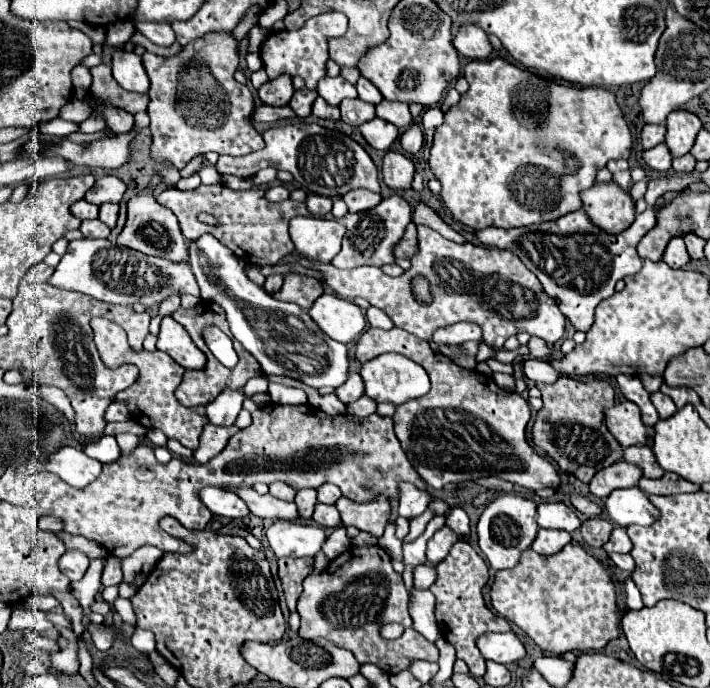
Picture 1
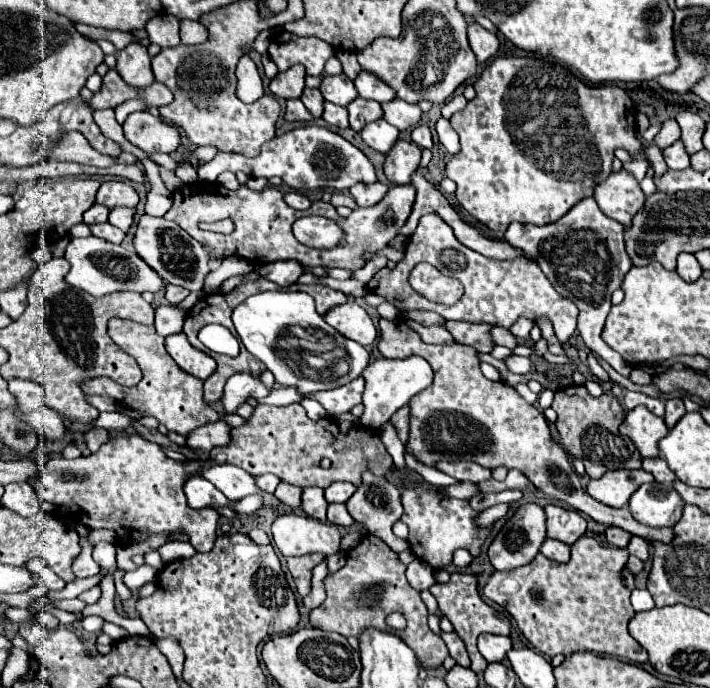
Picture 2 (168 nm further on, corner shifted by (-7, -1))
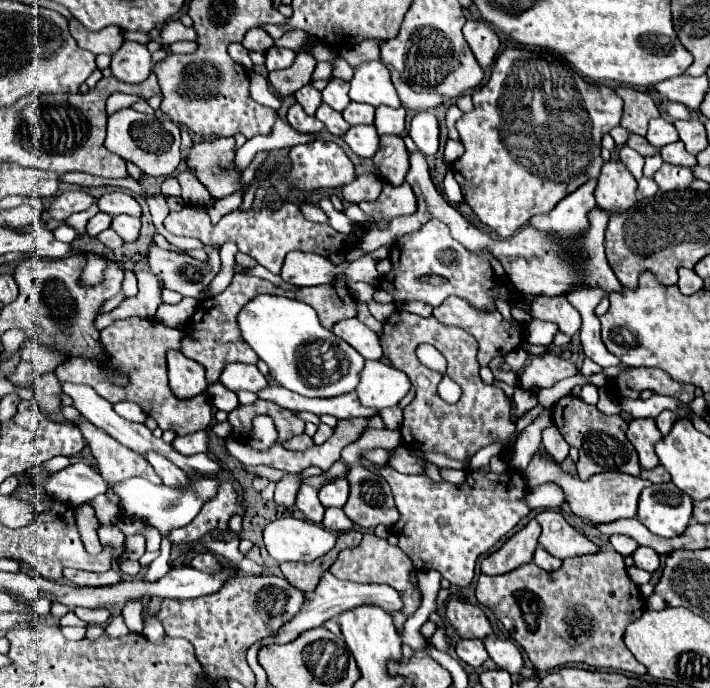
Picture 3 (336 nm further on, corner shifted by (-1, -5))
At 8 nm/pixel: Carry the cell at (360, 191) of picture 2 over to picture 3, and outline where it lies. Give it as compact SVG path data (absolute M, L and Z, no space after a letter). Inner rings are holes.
M359 174L353 182L343 186L343 198L347 204L359 204L361 200L375 200L381 194L383 182L377 174Z

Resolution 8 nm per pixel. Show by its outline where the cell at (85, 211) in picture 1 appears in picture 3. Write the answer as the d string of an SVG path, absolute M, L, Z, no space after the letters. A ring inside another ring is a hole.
M99 212L99 214L95 214L89 222L87 222L87 234L89 236L97 236L99 232L103 232L103 230L107 230L109 226L111 226L111 216L109 214L103 214L103 212Z

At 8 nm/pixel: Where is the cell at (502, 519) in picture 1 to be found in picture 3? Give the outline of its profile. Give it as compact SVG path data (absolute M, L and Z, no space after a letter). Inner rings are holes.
M529 520L529 524L523 530L511 536L497 552L489 554L489 558L481 562L481 574L487 574L487 576L507 574L531 562L533 552L537 548L539 534L541 534L541 526L537 524L537 520Z

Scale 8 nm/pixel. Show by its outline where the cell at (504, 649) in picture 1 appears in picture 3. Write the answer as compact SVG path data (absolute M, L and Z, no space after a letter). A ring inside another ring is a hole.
M459 638L455 642L455 652L457 652L461 662L465 662L473 668L479 668L489 658L481 640L463 640L463 638Z

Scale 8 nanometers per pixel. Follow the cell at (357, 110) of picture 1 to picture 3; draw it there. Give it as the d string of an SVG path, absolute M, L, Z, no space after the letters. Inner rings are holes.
M351 102L345 110L343 110L343 118L351 124L373 124L375 118L375 108L369 104L359 104L359 102Z

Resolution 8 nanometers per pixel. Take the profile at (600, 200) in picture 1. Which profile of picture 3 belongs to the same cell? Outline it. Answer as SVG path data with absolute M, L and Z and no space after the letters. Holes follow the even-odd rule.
M609 160L603 164L599 184L595 188L599 208L611 214L621 214L637 202L635 192L637 180L621 160Z

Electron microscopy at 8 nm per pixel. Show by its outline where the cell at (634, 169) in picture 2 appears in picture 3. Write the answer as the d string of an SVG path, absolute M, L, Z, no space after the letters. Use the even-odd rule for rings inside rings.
M623 146L619 152L619 158L629 168L629 172L635 176L635 180L639 180L643 176L643 156L639 152L635 152L629 146Z

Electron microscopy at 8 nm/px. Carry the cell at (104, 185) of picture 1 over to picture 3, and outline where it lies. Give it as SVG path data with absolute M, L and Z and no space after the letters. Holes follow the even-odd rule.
M113 192L113 194L105 194L103 198L97 200L99 210L111 216L119 216L119 214L129 214L129 216L141 216L141 206L139 202L129 196L127 192Z

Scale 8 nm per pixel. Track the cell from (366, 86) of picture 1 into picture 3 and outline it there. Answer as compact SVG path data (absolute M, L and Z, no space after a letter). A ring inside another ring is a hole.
M381 60L363 62L355 68L349 96L353 102L371 104L375 108L381 104L391 106L391 108L401 106L397 90L391 82L391 74L385 68L385 64L381 64Z

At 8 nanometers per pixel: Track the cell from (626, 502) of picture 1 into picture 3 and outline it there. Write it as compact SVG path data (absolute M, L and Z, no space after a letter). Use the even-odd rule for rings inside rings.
M673 482L653 484L641 492L637 518L657 536L679 536L685 532L691 516L693 500Z

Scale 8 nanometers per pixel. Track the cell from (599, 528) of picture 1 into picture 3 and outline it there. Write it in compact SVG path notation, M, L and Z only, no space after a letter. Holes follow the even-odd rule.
M611 536L609 542L621 556L631 556L635 552L635 548L639 548L639 544L629 536Z

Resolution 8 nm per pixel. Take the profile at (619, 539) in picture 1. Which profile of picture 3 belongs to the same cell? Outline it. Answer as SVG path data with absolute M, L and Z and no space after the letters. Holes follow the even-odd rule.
M645 546L637 548L637 552L633 554L633 560L635 560L637 568L643 568L647 572L655 572L659 568L659 564L661 564L657 552L651 550L651 548L645 548Z

